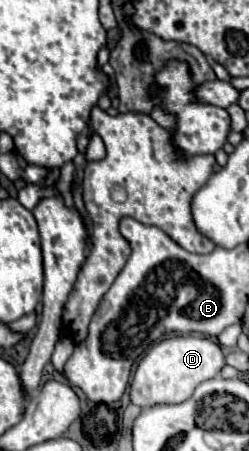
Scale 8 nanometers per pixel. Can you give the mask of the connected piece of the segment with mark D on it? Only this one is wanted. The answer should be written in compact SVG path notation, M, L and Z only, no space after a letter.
M171 336L152 344L139 358L129 388L131 402L149 408L157 404L179 404L185 402L197 384L215 378L223 368L223 354L219 344L211 342L205 336Z

